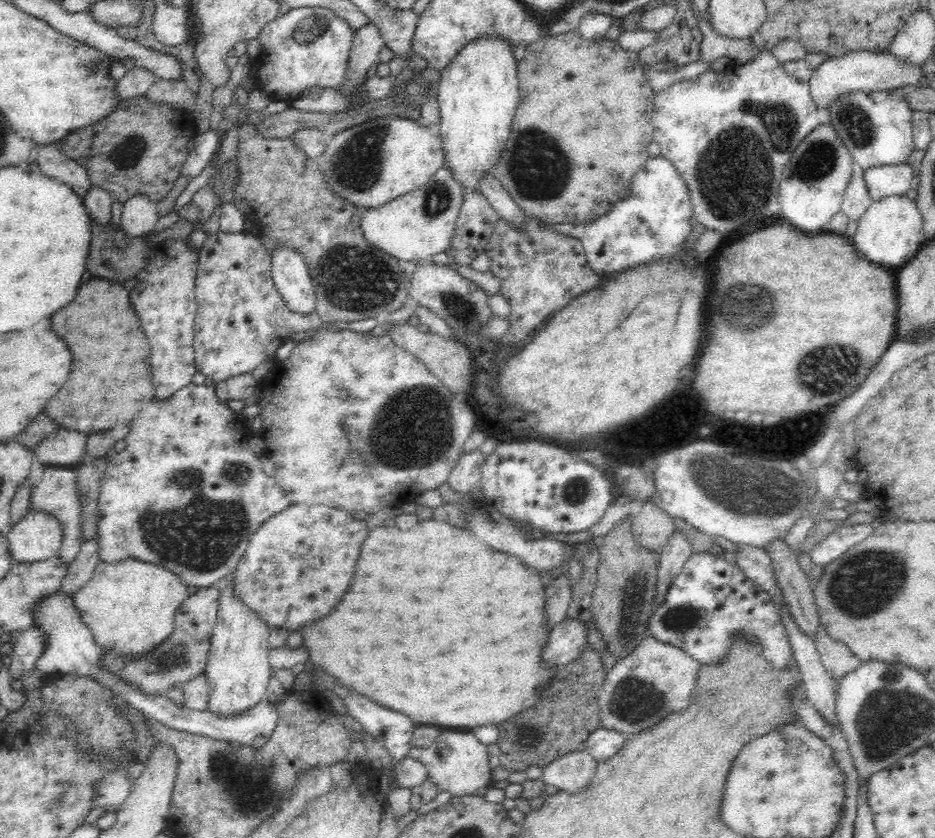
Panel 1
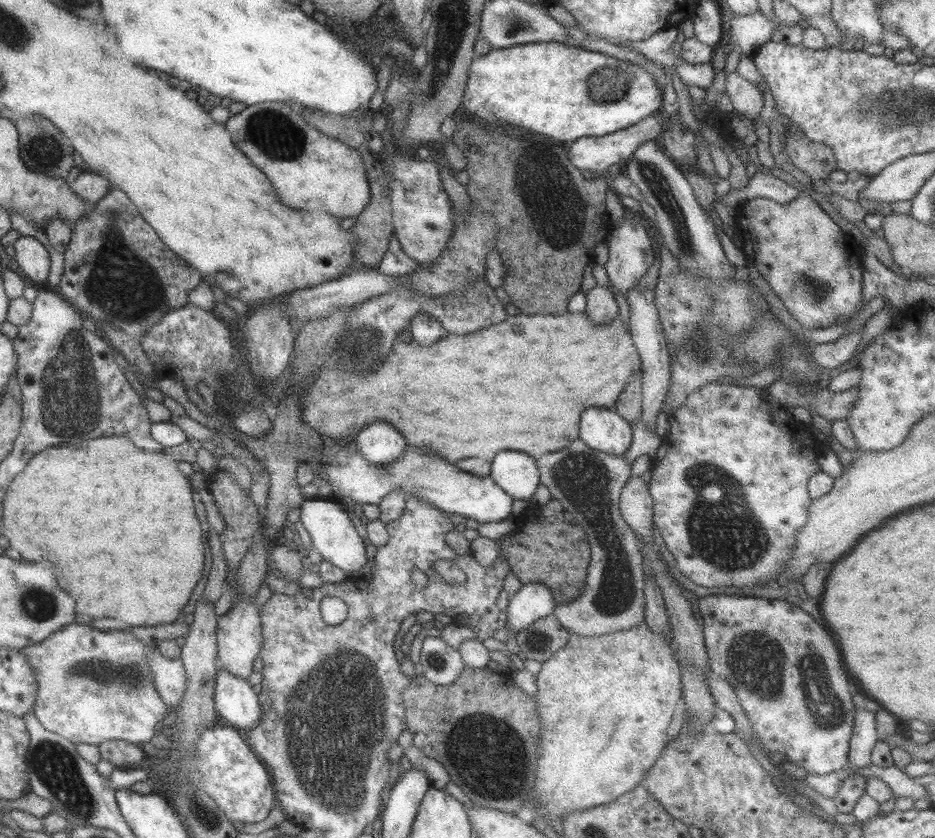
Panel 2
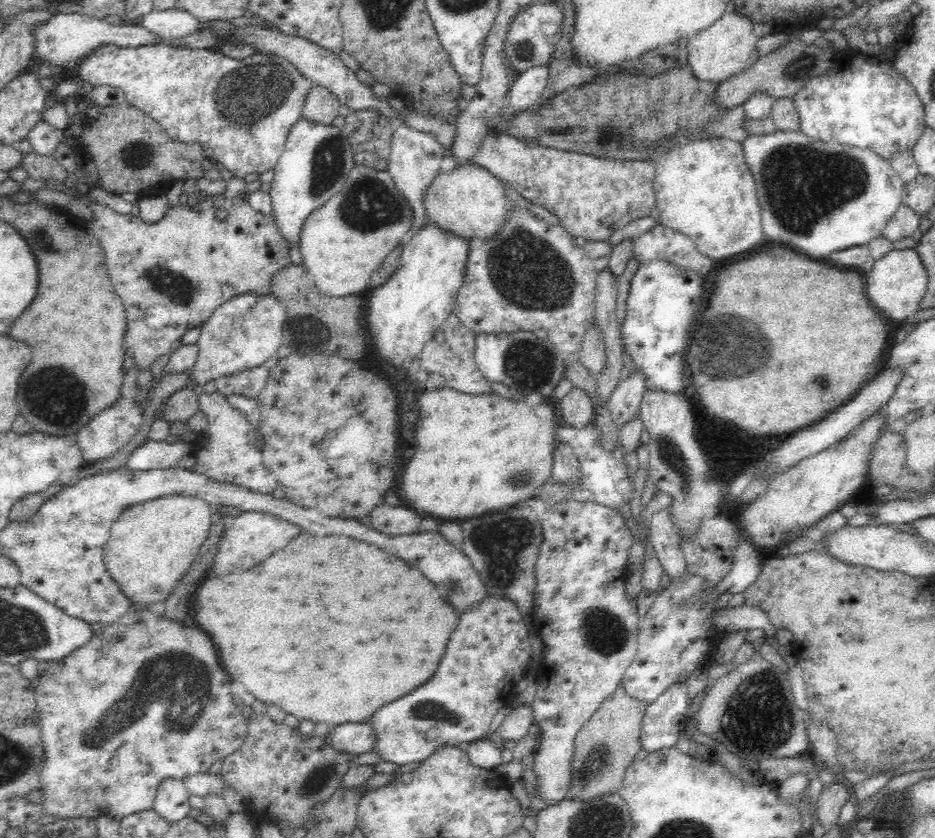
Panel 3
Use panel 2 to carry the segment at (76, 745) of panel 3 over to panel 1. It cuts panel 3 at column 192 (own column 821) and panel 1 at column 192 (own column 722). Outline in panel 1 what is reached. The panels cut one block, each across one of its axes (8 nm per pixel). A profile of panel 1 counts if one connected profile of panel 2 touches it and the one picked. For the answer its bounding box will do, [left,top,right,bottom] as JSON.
[100,588,218,697]

